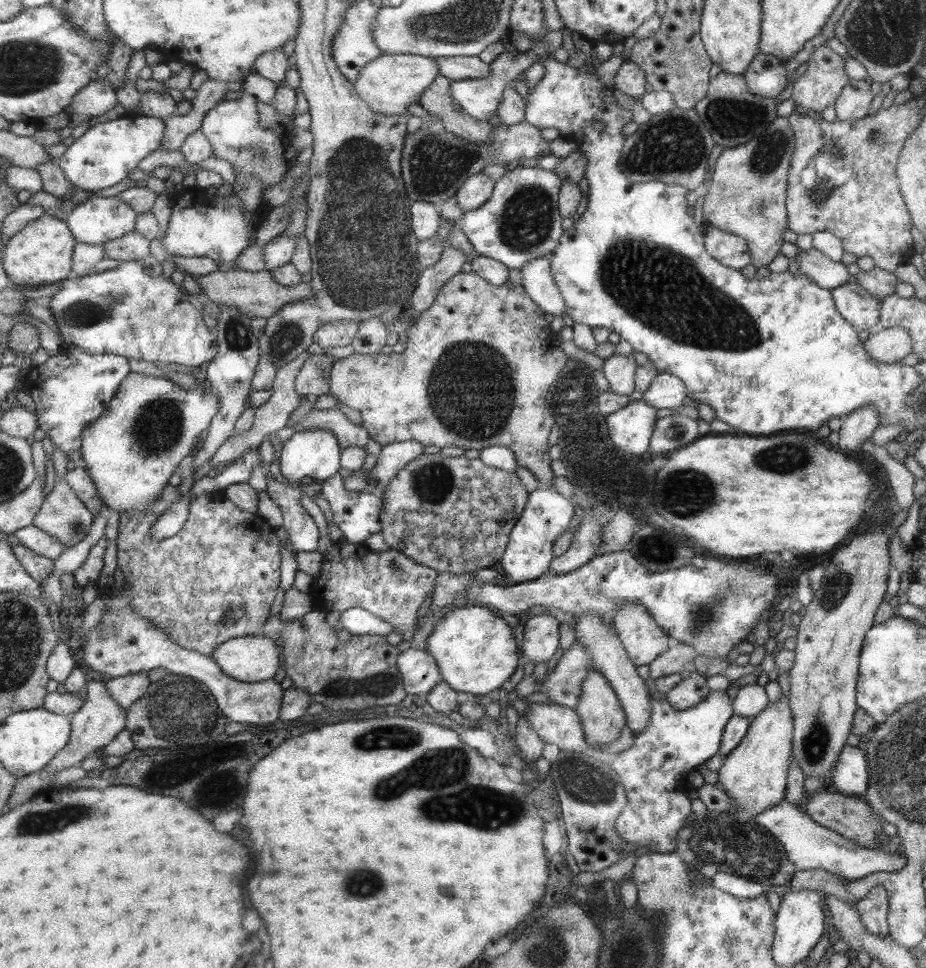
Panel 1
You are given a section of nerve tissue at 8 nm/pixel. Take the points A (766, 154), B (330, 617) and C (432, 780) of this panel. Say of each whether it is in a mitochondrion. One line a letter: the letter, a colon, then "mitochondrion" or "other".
A: mitochondrion
B: other
C: mitochondrion

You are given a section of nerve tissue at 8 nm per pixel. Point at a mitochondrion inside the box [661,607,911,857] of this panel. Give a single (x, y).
(816, 741)

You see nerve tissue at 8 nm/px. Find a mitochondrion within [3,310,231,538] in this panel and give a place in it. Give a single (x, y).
(158, 427)

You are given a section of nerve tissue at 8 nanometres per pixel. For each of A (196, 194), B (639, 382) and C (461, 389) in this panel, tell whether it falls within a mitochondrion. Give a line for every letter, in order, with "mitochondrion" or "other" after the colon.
A: other
B: other
C: mitochondrion

